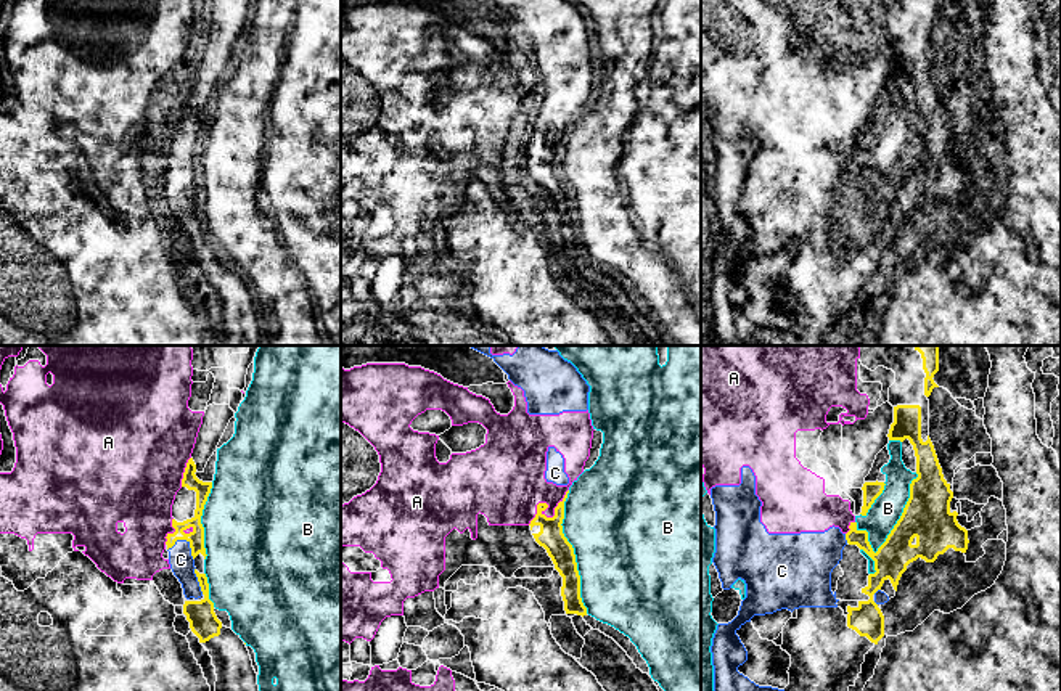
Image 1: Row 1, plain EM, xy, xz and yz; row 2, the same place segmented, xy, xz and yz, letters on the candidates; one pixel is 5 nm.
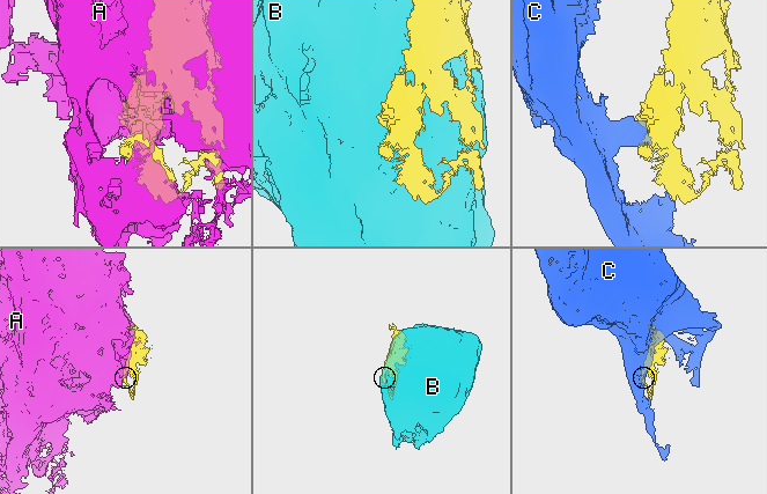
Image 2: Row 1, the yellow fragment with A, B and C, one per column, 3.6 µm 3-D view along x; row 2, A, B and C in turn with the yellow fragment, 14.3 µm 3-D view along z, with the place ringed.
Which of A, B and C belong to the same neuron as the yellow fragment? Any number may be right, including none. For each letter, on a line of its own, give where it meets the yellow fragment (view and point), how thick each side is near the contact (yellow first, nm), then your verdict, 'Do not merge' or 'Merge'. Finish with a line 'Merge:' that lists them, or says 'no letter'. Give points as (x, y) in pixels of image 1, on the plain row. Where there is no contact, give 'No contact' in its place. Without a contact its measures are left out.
A: Touches yellow at xz (544, 150). Thickness 120 nm (yellow) against 400 nm. Do not merge
B: Touches yellow at xz (573, 192). Thickness 120 nm (yellow) against 480 nm. Do not merge
C: Touches yellow at xy (187, 180). Thickness 80 nm (yellow) against 120 nm. Merge
Merge: C

